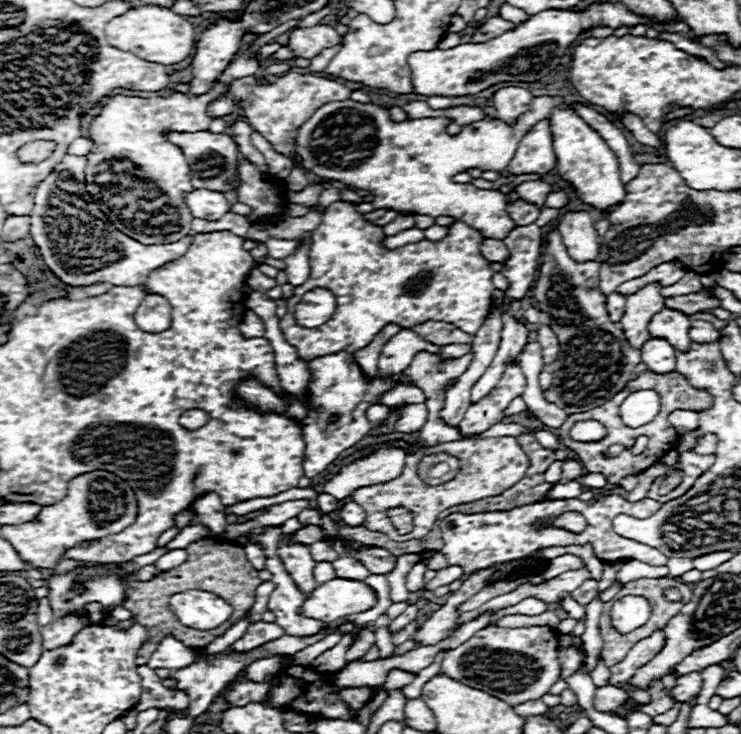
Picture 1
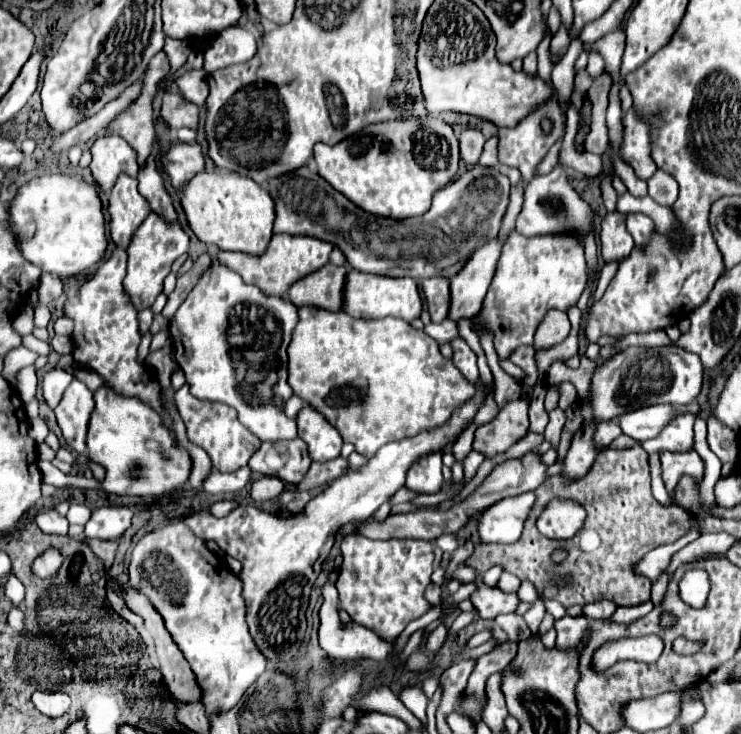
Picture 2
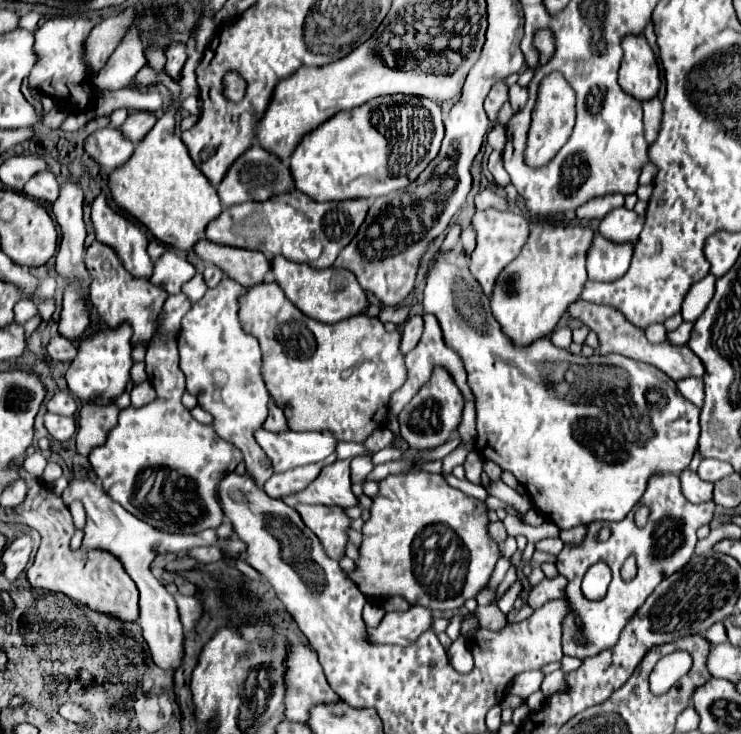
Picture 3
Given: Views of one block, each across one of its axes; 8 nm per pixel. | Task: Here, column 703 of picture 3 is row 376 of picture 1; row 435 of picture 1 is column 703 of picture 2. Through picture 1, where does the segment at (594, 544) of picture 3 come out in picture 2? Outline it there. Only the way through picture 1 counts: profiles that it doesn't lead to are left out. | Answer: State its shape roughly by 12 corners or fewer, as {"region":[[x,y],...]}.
{"region":[[694,450],[662,452],[662,480],[670,504],[682,474],[704,478],[704,462]]}

